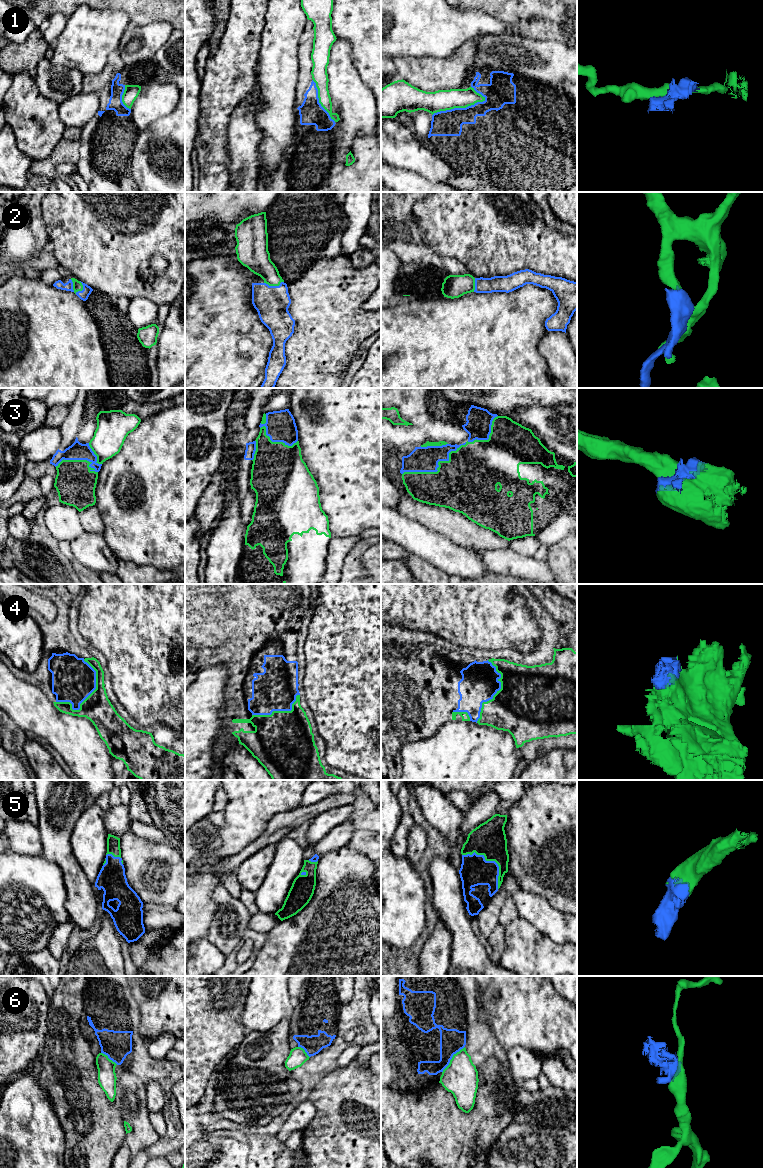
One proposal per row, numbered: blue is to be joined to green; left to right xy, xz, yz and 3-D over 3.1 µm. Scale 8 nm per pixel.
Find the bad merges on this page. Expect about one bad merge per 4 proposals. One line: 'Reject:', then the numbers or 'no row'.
Reject: 1, 6

